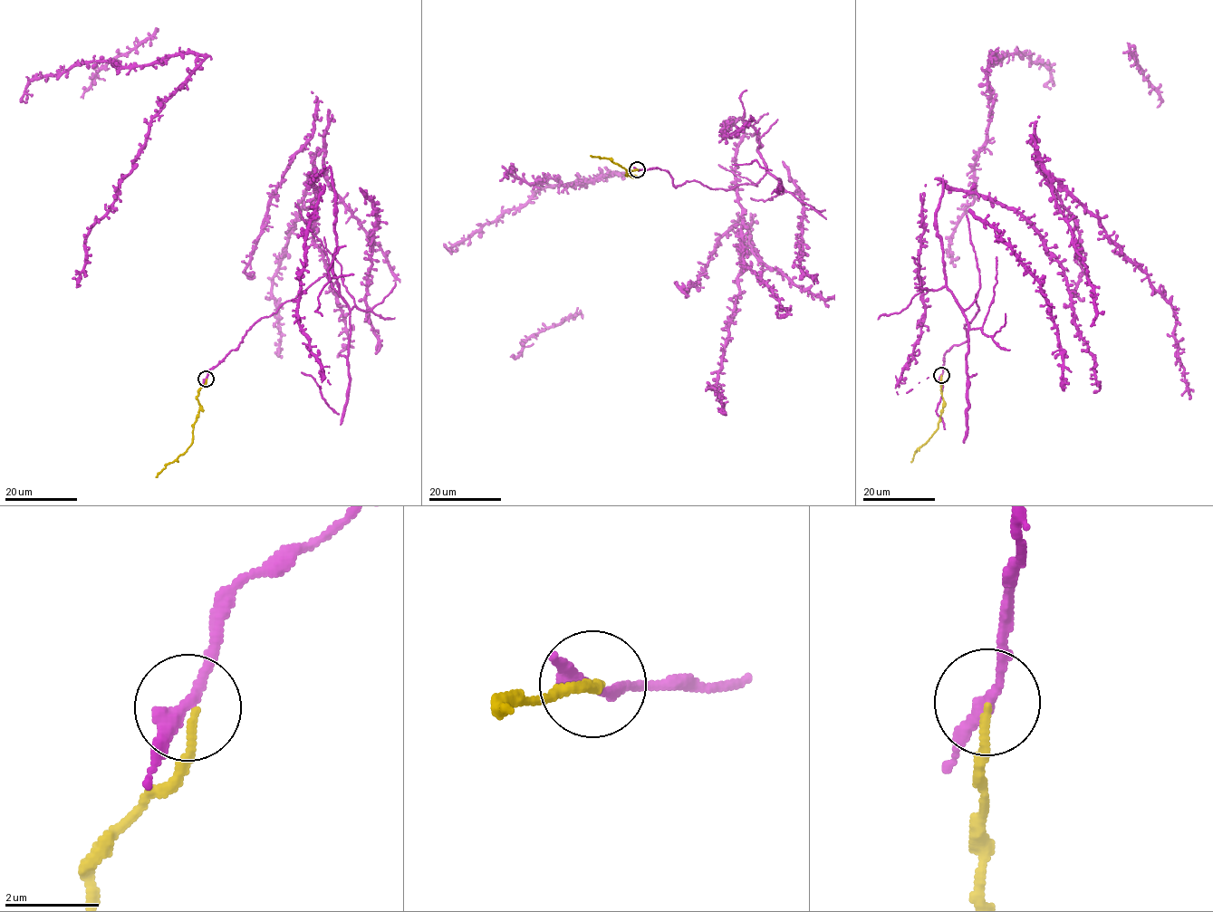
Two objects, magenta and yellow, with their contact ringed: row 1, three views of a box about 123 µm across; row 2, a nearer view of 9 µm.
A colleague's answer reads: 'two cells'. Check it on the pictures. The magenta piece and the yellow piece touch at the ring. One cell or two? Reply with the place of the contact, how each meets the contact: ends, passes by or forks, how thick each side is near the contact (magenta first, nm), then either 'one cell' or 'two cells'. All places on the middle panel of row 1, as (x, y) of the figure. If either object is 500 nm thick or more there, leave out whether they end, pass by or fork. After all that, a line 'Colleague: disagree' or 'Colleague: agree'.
(637, 169) | magenta passes by | yellow ends | 280/140 nm | two cells
Colleague: agree

